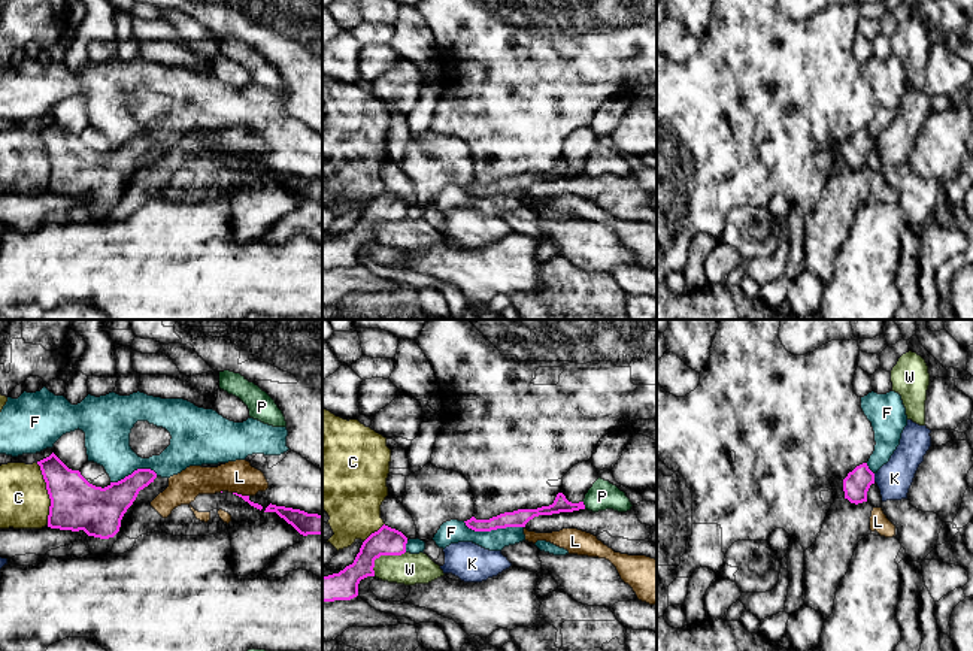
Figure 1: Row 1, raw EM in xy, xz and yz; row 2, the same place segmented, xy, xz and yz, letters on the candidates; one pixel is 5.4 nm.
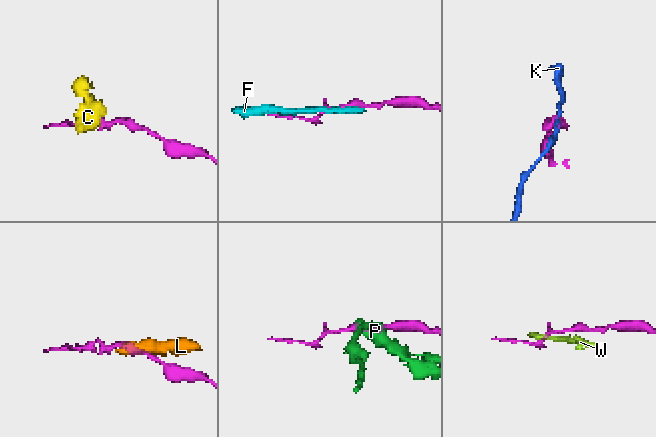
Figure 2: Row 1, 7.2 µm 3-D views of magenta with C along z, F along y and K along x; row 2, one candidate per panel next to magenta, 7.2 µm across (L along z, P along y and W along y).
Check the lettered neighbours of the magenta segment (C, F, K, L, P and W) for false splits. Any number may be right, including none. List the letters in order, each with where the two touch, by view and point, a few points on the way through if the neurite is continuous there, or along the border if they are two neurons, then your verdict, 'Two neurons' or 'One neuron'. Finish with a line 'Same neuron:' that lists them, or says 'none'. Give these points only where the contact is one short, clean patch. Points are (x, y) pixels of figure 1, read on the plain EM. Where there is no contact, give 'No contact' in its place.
C: Touches magenta at xy (48, 159). Two neurons
F: Touches magenta at xz (493, 194). Two neurons
K: Touches magenta at yz (873, 144). Two neurons
L: Touches magenta at xy (241, 160). Two neurons
P: Touches magenta at xz (584, 170). Two neurons
W: Touches magenta at xz (382, 220). Boundary: xz (405, 217), (379, 221), (375, 226), (373, 241). Two neurons
Same neuron: none

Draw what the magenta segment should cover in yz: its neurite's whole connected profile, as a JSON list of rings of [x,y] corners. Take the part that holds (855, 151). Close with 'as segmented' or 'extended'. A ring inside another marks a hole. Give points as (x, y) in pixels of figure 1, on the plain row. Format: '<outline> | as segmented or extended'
[[[867,128],[857,131],[843,145],[845,164],[855,170],[867,167],[867,157],[872,149],[875,149],[875,139]]] | as segmented

